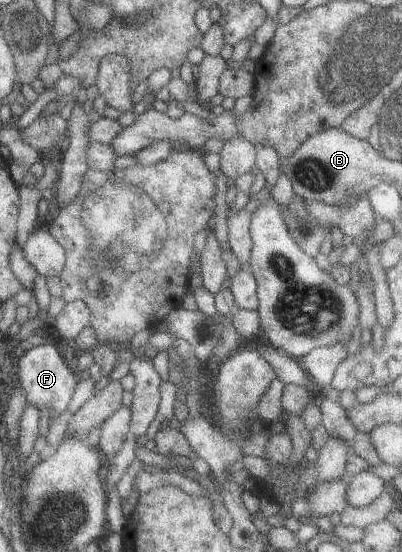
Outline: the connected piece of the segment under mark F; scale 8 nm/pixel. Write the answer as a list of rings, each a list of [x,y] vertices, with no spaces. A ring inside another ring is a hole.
[[[51,344],[35,345],[25,351],[17,360],[16,377],[23,393],[25,393],[26,403],[37,407],[37,411],[47,409],[49,421],[65,411],[78,382]]]

